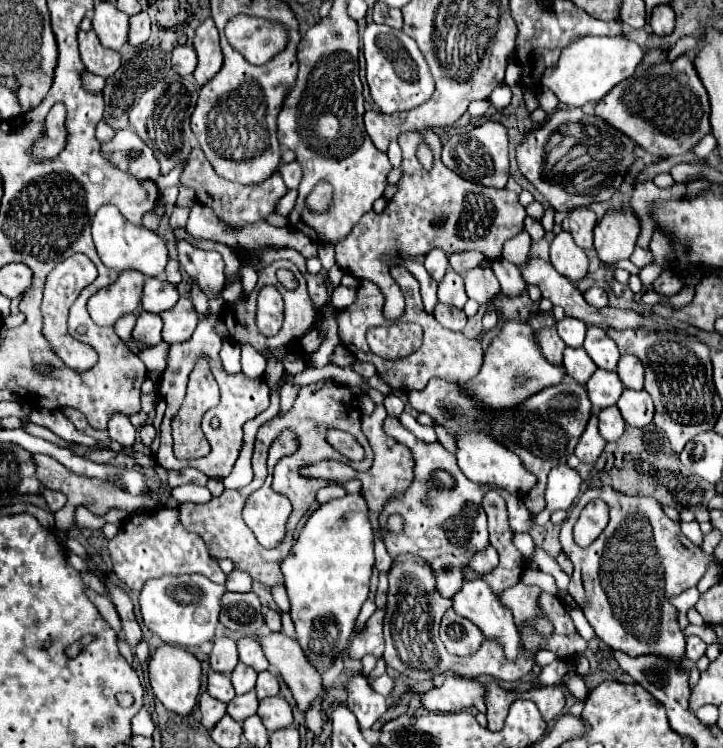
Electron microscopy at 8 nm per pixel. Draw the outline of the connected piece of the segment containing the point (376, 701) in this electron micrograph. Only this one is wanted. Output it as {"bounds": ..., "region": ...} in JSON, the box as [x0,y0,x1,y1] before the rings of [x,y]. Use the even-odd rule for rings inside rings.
{"bounds":[348,676,388,730],"region":[[[354,676],[348,682],[348,708],[358,718],[360,730],[366,730],[386,712],[388,702],[368,686],[366,678]]]}

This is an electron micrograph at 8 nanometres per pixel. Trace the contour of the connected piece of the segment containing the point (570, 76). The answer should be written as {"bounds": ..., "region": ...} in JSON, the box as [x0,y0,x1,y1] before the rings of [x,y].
{"bounds":[542,36,644,108],"region":[[[584,36],[562,50],[558,64],[544,72],[542,84],[550,88],[556,94],[558,102],[568,108],[578,108],[588,102],[596,104],[602,100],[602,96],[606,96],[606,92],[610,92],[610,88],[634,76],[634,68],[640,64],[642,56],[644,50],[624,36]]]}

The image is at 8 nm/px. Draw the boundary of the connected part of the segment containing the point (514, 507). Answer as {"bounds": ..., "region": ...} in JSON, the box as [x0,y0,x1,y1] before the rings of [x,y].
{"bounds":[500,488,532,532],"region":[[[500,488],[500,496],[506,500],[506,506],[508,506],[508,518],[510,518],[510,528],[514,532],[526,532],[532,528],[530,524],[530,518],[532,514],[528,512],[528,508],[524,506],[524,500],[522,498],[516,498],[514,494],[506,492]]]}

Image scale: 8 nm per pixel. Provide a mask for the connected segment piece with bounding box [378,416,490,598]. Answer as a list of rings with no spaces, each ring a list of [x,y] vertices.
[[[386,418],[384,420],[384,432],[410,448],[414,456],[414,484],[402,492],[402,496],[396,496],[386,504],[386,508],[380,514],[380,526],[386,524],[388,516],[398,512],[404,518],[404,532],[392,534],[390,538],[384,538],[388,554],[402,556],[410,552],[410,556],[422,556],[430,564],[438,584],[438,592],[442,596],[452,598],[458,588],[462,588],[462,568],[468,566],[468,560],[474,556],[474,552],[486,548],[488,542],[488,526],[486,526],[486,514],[482,508],[482,496],[490,490],[484,484],[470,482],[462,470],[456,464],[454,454],[450,454],[440,442],[420,442],[412,432],[408,432],[398,418]]]

